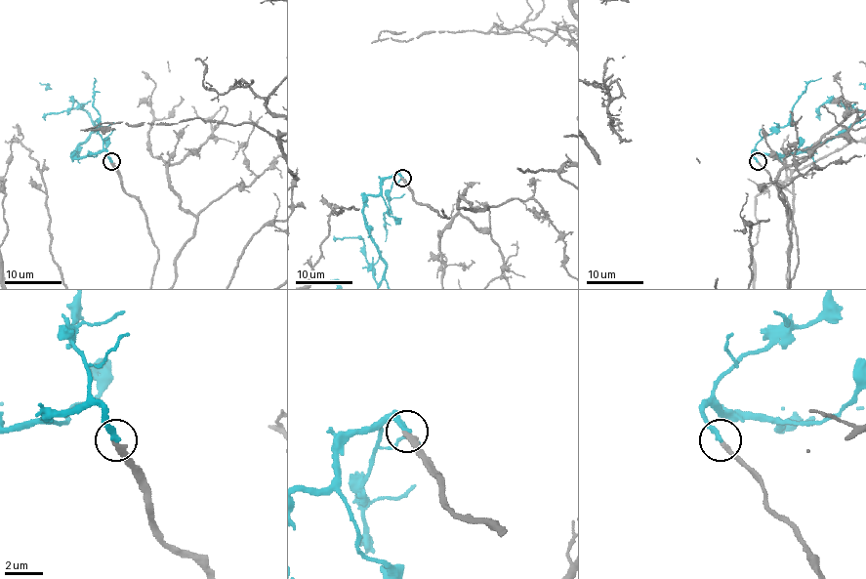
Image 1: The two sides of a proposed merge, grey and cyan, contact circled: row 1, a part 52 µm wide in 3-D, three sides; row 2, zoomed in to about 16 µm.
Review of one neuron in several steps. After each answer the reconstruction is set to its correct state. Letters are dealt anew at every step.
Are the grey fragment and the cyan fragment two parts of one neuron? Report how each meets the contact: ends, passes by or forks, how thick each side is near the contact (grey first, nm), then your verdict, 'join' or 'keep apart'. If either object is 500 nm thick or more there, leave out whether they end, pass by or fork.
grey ends | cyan ends | 280/280 nm | join

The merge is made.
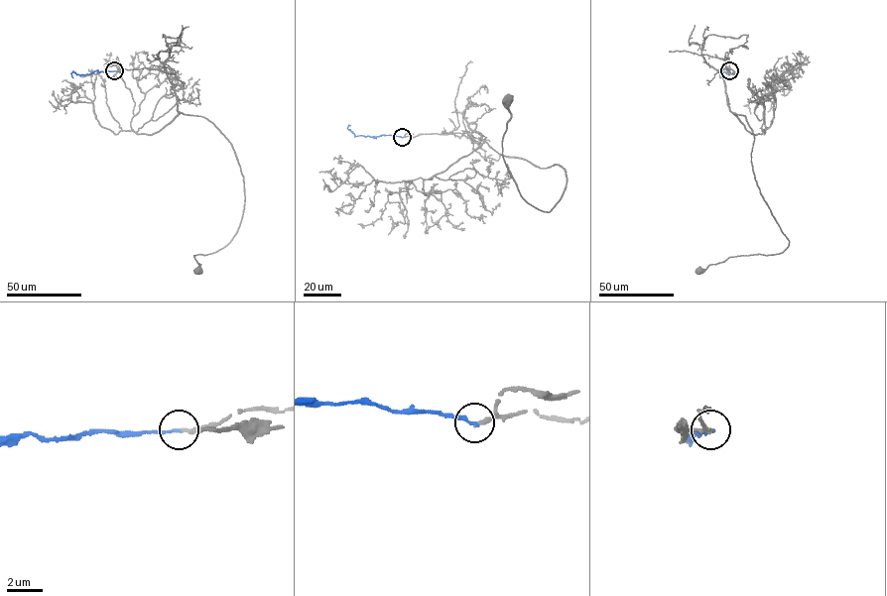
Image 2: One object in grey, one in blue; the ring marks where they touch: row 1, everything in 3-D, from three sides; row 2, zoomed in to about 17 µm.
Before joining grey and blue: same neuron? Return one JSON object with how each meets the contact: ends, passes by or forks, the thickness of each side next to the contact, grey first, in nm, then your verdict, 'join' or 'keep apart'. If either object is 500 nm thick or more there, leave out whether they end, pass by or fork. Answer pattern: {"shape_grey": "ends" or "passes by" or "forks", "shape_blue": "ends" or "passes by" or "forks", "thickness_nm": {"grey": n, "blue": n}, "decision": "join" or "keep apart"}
{"shape_grey": "ends", "shape_blue": "ends", "thickness_nm": {"grey": 200, "blue": 160}, "decision": "join"}

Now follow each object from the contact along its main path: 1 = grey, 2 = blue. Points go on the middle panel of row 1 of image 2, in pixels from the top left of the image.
1: (402, 137), (478, 143), (475, 123), (502, 155), (559, 165), (549, 211), (503, 157), (508, 101)
2: (402, 137), (356, 136), (347, 127), (350, 125)

